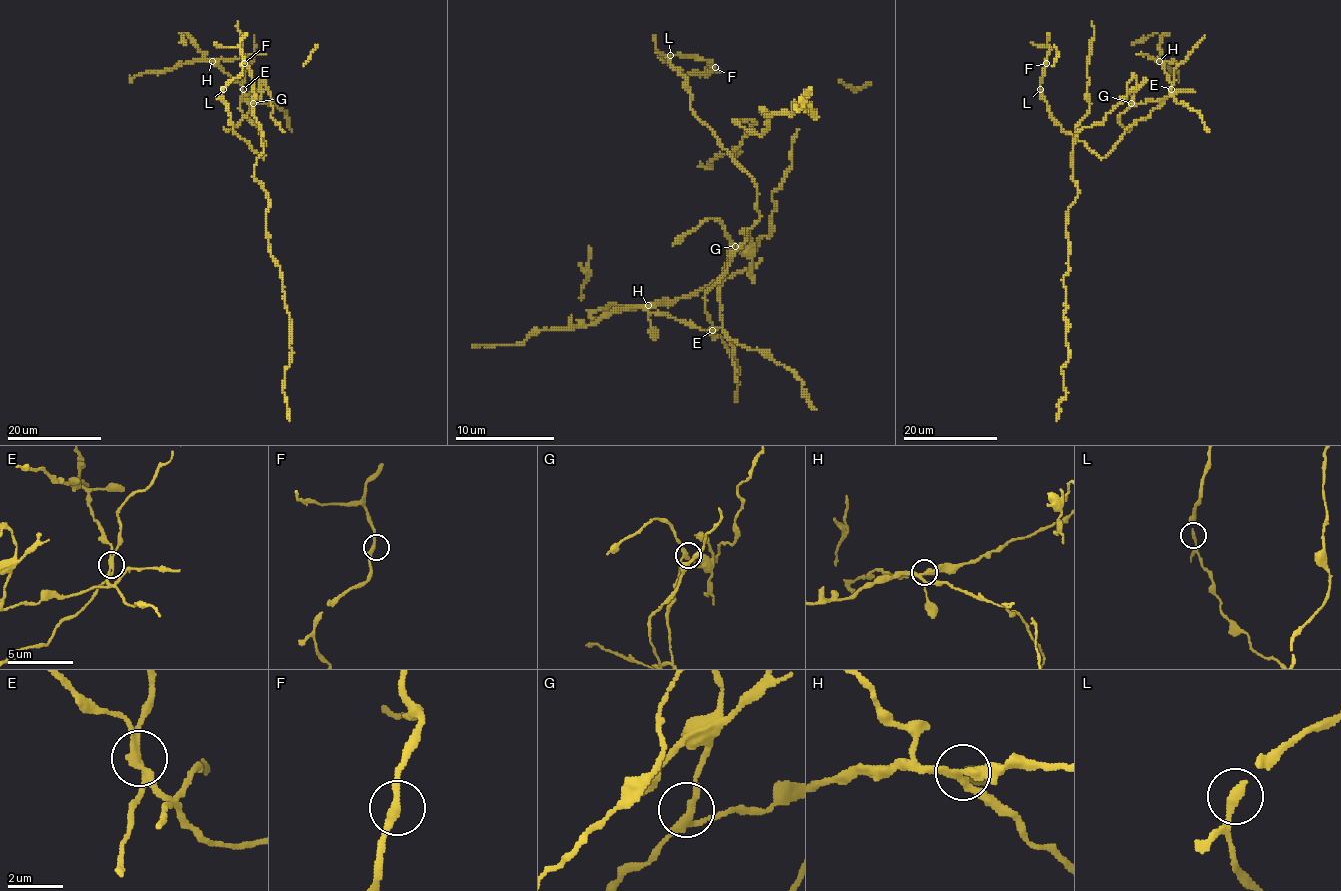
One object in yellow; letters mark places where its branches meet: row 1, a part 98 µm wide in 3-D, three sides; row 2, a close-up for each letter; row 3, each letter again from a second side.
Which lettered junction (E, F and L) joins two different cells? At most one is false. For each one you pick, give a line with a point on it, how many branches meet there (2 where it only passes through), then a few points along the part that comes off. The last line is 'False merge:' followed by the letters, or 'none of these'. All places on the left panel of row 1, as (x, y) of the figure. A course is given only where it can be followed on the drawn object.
E: Place: (243, 89). Branches: 4. Course of the part to remove: (243, 89), (251, 104), (263, 76), (270, 96), (272, 119), (284, 132)
False merge: E

